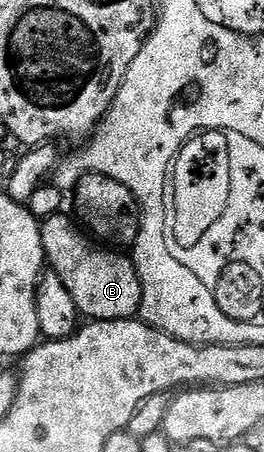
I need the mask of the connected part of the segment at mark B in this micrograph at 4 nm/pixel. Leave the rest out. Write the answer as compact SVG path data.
M61 212L40 222L42 248L51 273L59 276L62 284L66 284L70 296L74 296L74 304L78 304L85 319L94 322L135 319L142 304L142 284L140 271L132 263L131 257L124 255L123 258L120 255L123 253L97 244L66 215Z

